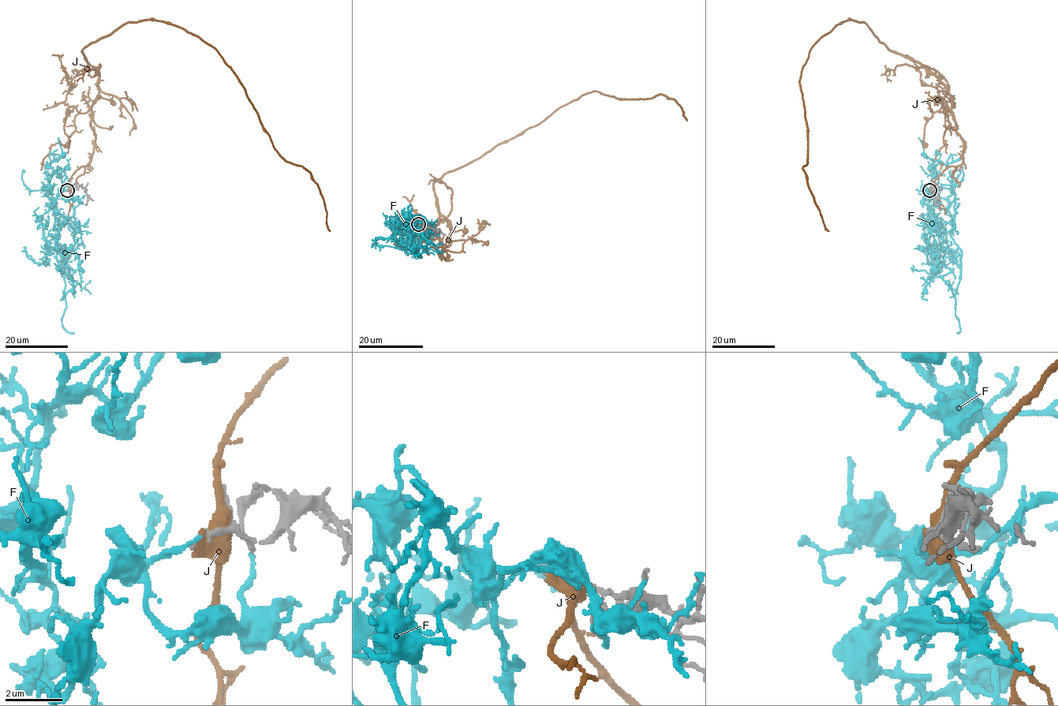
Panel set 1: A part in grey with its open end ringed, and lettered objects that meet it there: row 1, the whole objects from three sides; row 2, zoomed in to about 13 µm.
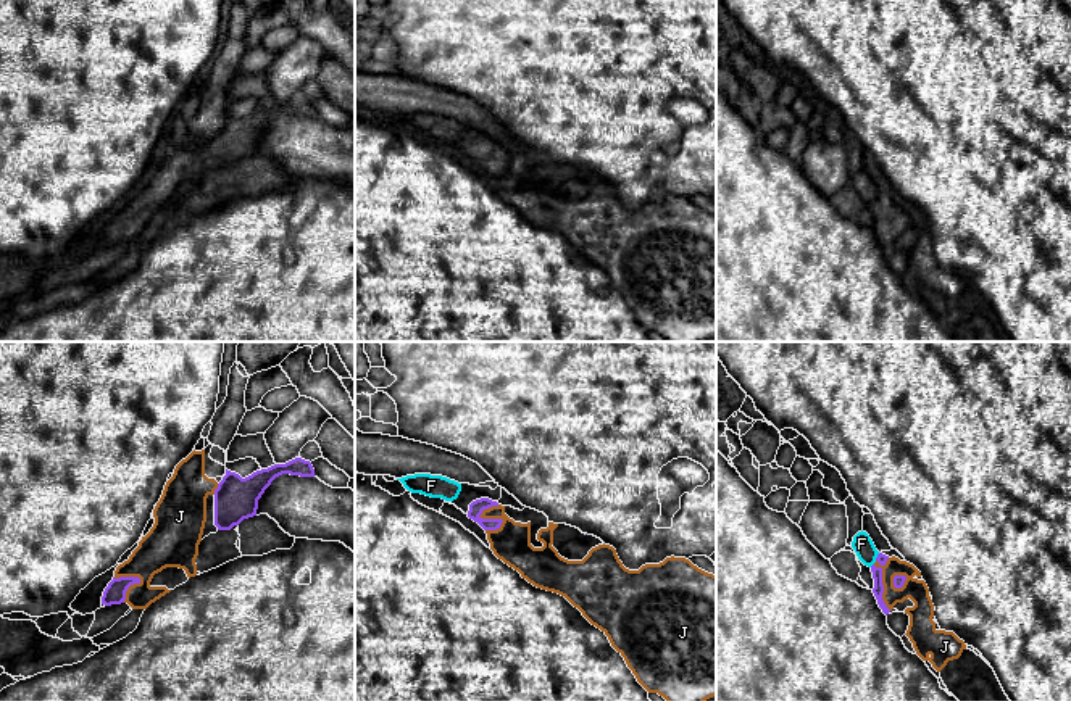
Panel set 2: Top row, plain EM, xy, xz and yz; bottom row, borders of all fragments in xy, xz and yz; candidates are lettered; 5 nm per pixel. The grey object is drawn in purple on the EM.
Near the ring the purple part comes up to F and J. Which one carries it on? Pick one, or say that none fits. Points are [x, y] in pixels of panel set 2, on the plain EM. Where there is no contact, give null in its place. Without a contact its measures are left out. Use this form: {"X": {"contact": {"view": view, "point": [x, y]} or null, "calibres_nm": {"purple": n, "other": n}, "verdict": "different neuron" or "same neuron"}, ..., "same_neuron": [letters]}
{"F": {"contact": {"view": "yz", "point": [878, 195]}, "calibres_nm": {"purple": 50, "other": 100}, "verdict": "different neuron"}, "J": {"contact": {"view": "yz", "point": [883, 224]}, "calibres_nm": {"purple": 60, "other": 120}, "verdict": "different neuron"}, "same_neuron": []}

